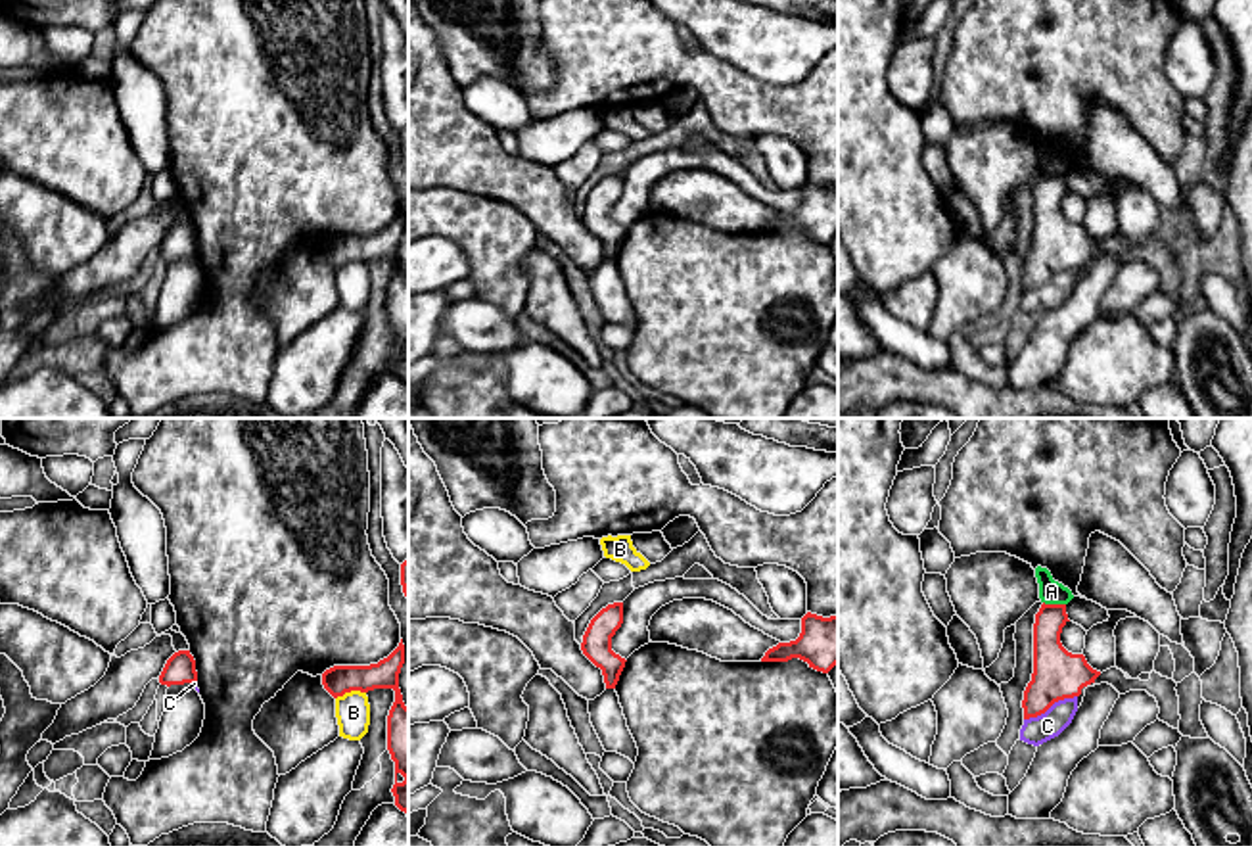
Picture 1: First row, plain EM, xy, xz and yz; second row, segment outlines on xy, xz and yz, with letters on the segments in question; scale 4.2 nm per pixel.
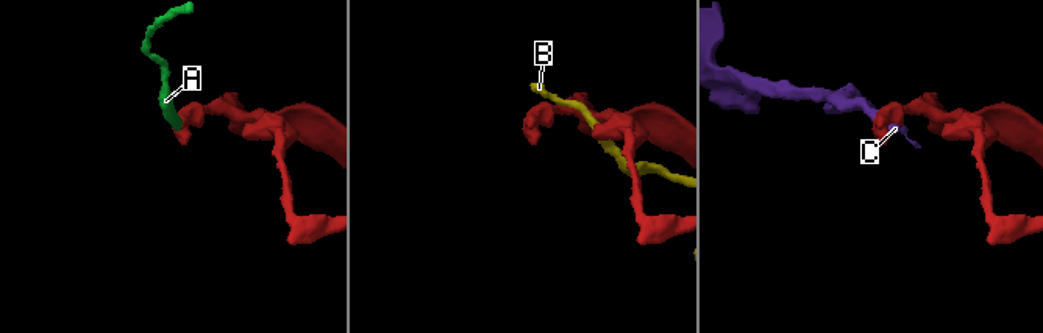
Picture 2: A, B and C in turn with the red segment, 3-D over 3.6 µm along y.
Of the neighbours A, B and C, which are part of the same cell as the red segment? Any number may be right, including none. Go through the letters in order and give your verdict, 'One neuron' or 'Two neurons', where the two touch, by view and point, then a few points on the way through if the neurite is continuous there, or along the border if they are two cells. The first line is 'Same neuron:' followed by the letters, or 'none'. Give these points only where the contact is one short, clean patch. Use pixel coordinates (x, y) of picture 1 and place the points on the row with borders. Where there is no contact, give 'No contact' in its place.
Same neuron: none
A: Two neurons. Touches red at yz (1055, 605). Boundary: yz (1043, 601), (1065, 605)
B: Two neurons. Touches red at xy (349, 691). Boundary: xy (365, 691), (346, 691), (336, 699)
C: Two neurons. Touches red at yz (1049, 706). Boundary: yz (1076, 695), (1059, 699), (1043, 712), (1024, 720)

